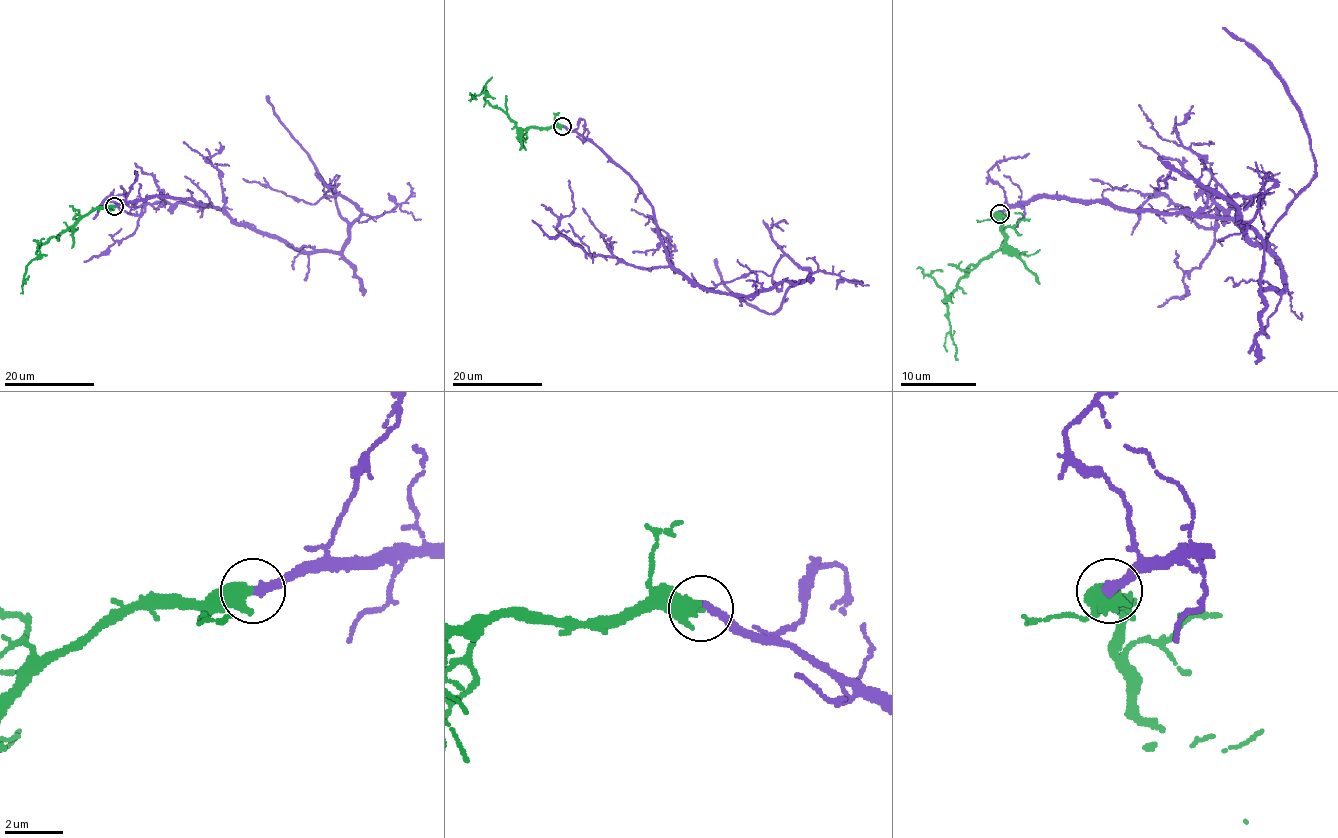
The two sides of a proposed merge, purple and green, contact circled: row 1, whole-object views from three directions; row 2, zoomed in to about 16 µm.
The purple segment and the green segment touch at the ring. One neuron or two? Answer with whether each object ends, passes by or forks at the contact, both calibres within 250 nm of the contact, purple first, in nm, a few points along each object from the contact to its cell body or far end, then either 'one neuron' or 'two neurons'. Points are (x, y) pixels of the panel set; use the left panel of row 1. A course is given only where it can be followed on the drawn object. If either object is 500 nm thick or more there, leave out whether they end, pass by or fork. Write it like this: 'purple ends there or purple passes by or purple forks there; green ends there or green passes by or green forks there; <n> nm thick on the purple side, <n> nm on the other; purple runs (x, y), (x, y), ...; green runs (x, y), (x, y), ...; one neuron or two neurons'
280 nm thick on the purple side, 600 nm on the other; purple runs (114, 206), (189, 198), (297, 249), (340, 251), (361, 214), (338, 194), (307, 203), (243, 179); green runs (114, 206), (92, 209), (40, 246), (37, 258), (26, 267), (21, 293); one neuron

